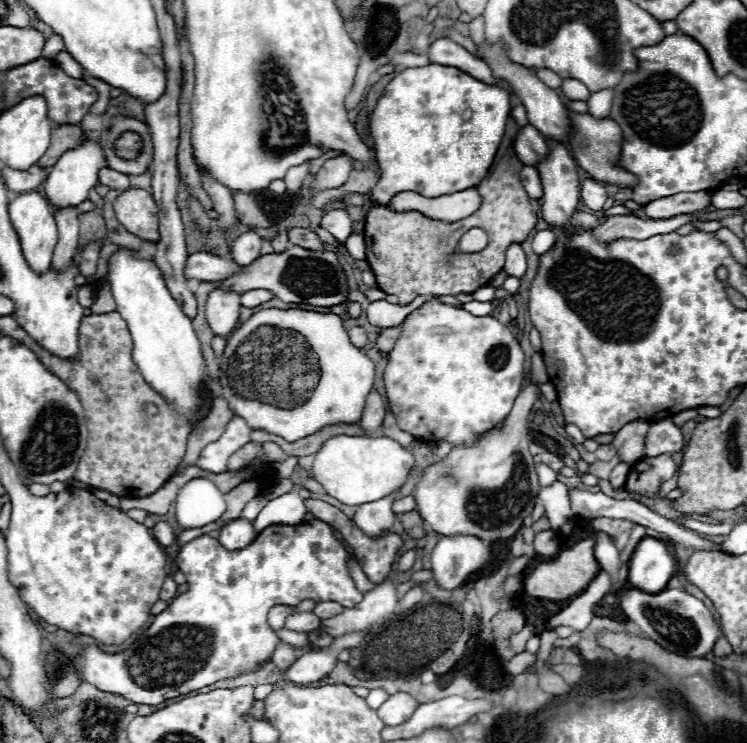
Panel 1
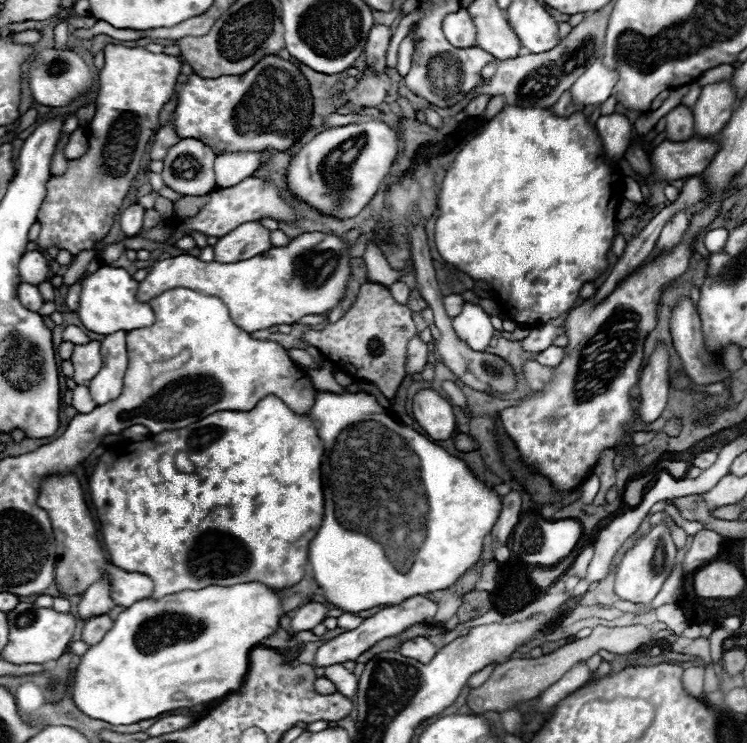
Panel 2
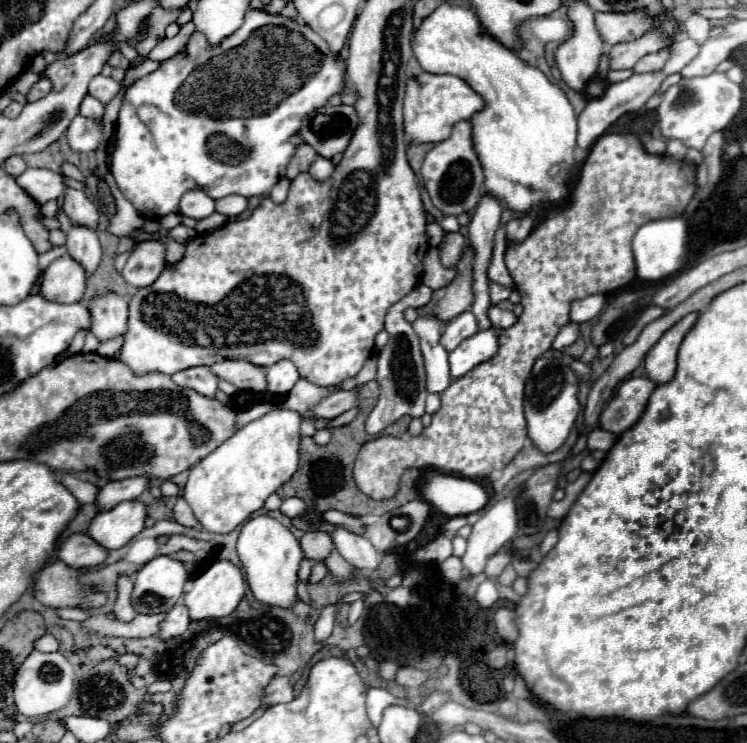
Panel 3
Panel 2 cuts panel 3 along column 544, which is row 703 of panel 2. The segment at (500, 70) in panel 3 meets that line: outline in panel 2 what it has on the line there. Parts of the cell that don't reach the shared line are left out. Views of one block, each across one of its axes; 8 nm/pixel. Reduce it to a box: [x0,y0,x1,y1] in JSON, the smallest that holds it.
[72,582,284,726]

